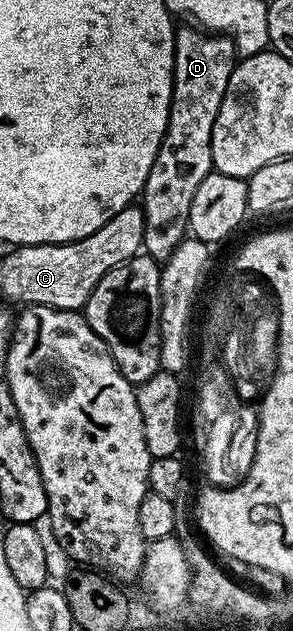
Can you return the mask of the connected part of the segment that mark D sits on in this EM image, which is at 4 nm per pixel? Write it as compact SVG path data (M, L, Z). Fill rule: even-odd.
M185 24L176 31L173 40L173 95L169 105L169 119L155 164L139 195L139 205L145 212L143 250L151 258L164 260L187 236L191 200L195 200L195 188L213 170L211 156L211 132L215 128L215 116L223 96L227 92L227 80L231 80L233 67L239 55L232 38L227 34L206 32L196 25Z

